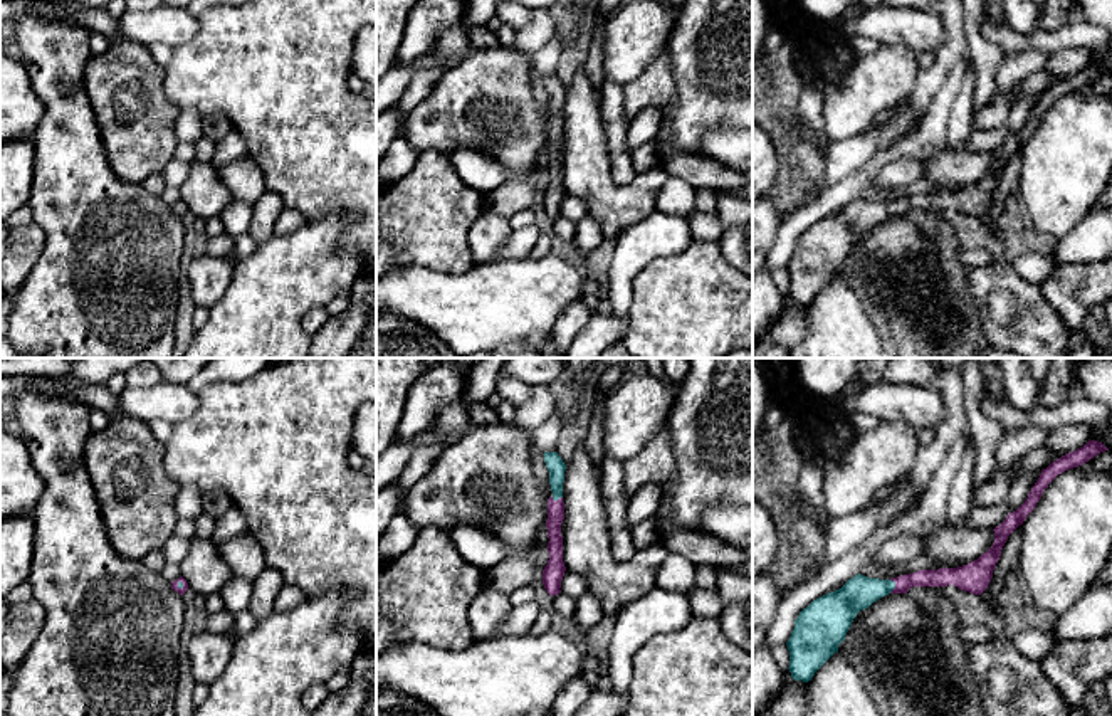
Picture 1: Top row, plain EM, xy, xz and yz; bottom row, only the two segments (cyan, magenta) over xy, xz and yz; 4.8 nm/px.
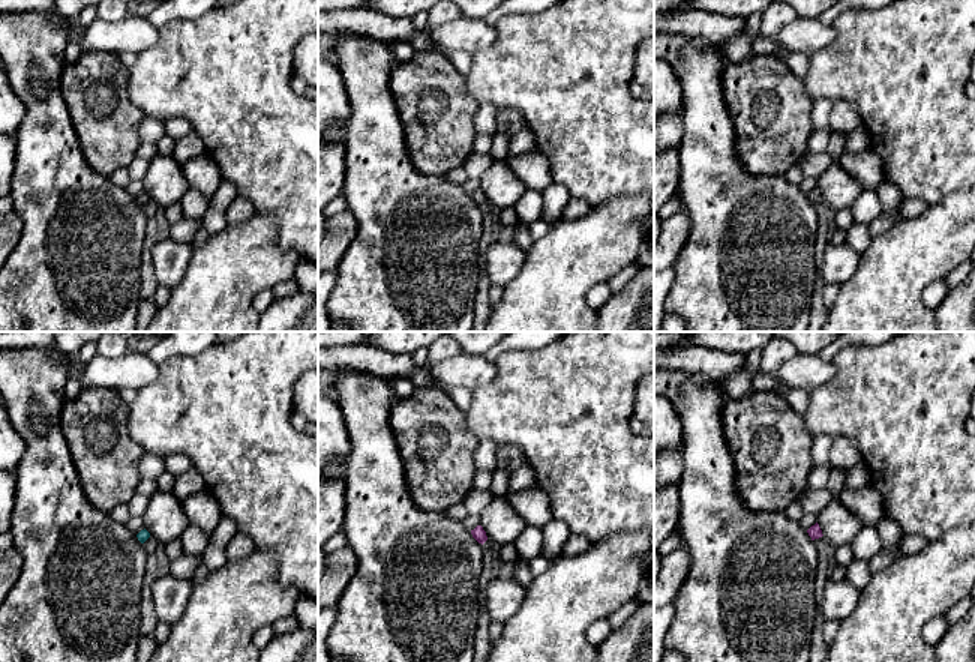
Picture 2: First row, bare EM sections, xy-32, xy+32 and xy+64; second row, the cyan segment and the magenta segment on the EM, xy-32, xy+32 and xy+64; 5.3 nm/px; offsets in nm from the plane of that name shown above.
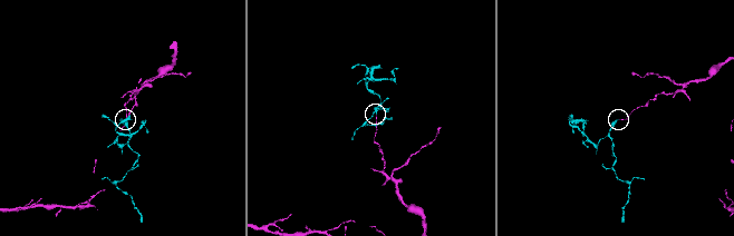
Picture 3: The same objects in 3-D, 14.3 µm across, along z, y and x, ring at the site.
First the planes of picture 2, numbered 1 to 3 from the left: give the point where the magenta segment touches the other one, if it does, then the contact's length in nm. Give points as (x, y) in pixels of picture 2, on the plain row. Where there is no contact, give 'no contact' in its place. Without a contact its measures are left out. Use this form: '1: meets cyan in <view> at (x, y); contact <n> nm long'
1: no contact
2: no contact
3: no contact

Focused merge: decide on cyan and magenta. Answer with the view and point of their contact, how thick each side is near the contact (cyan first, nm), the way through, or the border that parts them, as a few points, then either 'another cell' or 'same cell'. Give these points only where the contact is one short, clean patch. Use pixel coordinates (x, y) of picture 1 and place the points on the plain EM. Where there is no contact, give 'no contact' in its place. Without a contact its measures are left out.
yz (894, 209) | 160/90 nm | across yz (860, 215), (894, 209), (917, 202), (943, 200) | same cell

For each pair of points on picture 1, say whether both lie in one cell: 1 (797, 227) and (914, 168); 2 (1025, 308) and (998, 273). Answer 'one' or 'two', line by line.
1: two
2: one

